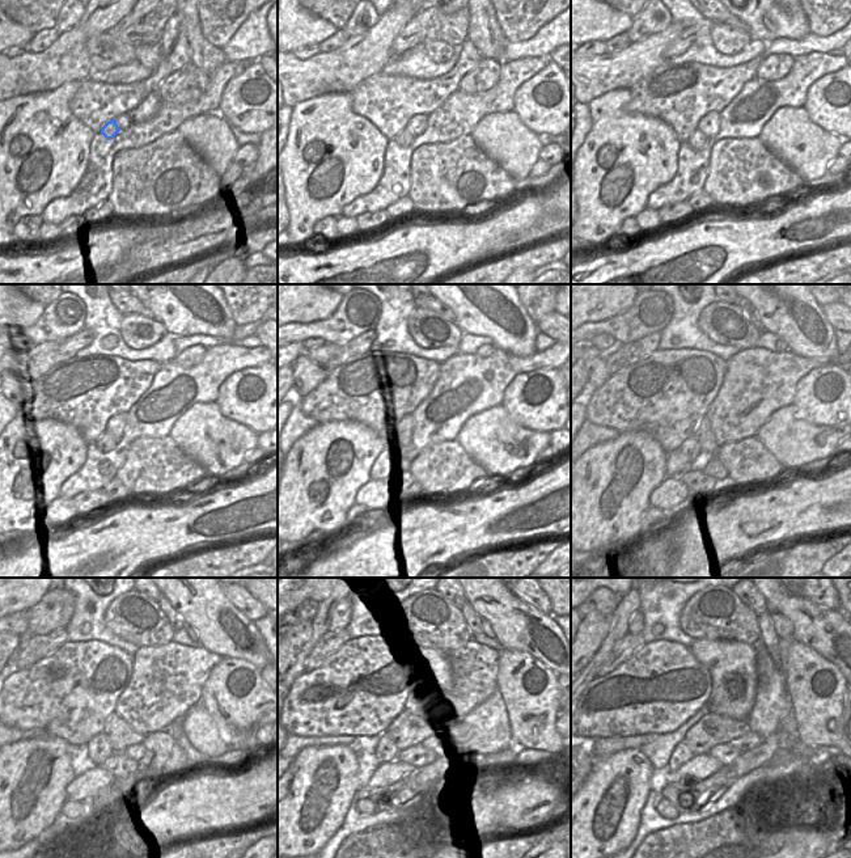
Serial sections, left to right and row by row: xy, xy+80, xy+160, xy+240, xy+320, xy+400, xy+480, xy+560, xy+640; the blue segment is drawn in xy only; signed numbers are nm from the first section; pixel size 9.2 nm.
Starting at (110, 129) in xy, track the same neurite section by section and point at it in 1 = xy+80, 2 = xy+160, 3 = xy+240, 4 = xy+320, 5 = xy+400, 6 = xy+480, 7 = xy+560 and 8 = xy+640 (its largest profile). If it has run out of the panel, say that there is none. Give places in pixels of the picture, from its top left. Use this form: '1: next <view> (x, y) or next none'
1: next xy+80 (405, 138)
2: next xy+160 (697, 140)
3: next xy+240 (106, 443)
4: next xy+320 (401, 444)
5: next xy+400 (690, 447)
6: next xy+480 (98, 748)
7: next xy+560 (386, 751)
8: next xy+640 (682, 753)

